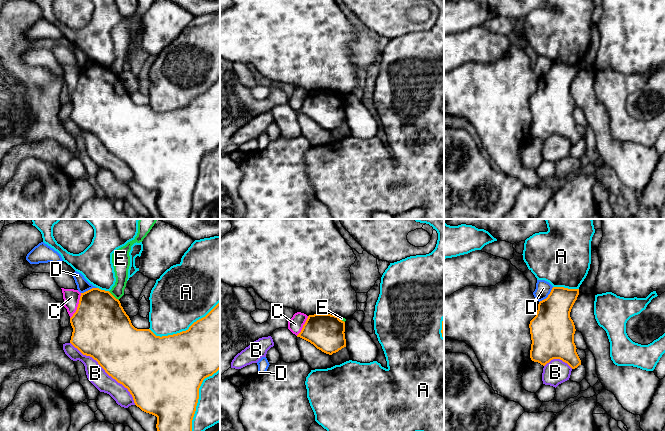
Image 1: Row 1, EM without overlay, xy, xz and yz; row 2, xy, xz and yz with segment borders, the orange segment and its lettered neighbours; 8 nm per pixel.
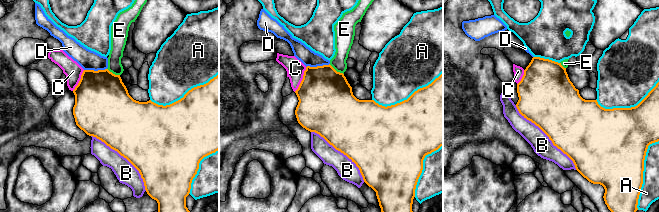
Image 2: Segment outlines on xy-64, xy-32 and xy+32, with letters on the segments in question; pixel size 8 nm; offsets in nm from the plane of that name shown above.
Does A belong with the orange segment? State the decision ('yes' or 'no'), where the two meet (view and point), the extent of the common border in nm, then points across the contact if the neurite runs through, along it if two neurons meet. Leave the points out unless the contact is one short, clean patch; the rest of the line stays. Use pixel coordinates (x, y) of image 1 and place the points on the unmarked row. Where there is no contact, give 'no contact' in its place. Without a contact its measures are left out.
no | xy (184, 107) | 600 nm

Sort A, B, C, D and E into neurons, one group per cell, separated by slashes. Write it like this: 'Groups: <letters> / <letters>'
Groups: A / B / C / D / E

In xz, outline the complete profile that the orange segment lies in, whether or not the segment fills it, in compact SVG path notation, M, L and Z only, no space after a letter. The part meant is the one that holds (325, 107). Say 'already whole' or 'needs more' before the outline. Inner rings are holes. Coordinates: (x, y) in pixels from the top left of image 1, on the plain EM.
already whole; M331 90L309 91L297 111L322 128L332 131L346 123L345 98Z

